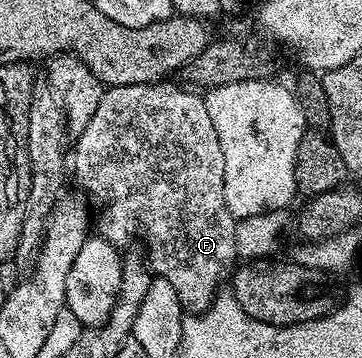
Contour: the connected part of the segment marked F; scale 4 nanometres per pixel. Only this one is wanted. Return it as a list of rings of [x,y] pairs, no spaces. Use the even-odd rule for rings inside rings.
[[[173,83],[107,88],[94,117],[75,138],[70,167],[76,170],[77,181],[104,206],[100,211],[99,238],[124,249],[135,235],[144,235],[151,274],[174,285],[185,312],[199,313],[212,306],[220,282],[224,278],[225,282],[237,266],[234,233],[238,221],[226,209],[226,157],[222,157],[222,141],[218,141],[214,121],[210,121],[204,95]]]

